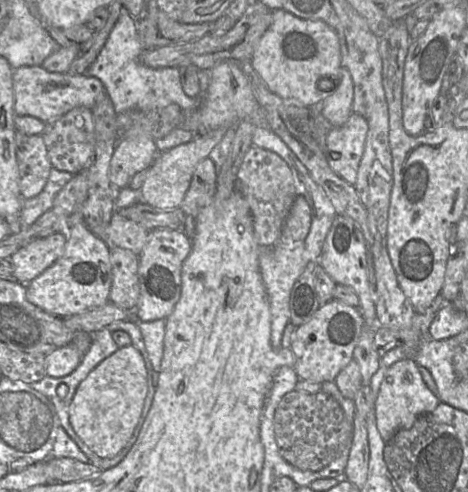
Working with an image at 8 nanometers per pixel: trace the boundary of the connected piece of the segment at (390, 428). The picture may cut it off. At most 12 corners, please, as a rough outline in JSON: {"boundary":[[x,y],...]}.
{"boundary":[[419,365],[386,369],[373,407],[387,442],[440,402]]}

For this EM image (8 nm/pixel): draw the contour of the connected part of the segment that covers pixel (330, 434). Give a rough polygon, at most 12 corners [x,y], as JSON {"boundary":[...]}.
{"boundary":[[323,392],[275,409],[279,453],[319,471],[349,453],[353,423]]}

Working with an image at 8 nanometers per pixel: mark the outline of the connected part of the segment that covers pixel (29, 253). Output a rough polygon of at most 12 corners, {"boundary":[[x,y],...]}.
{"boundary":[[55,233],[10,257],[12,278],[30,283],[64,251],[65,234]]}

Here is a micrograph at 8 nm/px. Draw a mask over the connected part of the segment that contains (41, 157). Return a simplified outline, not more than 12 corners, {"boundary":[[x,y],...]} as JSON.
{"boundary":[[16,131],[20,193],[44,189],[52,165],[41,135]]}

